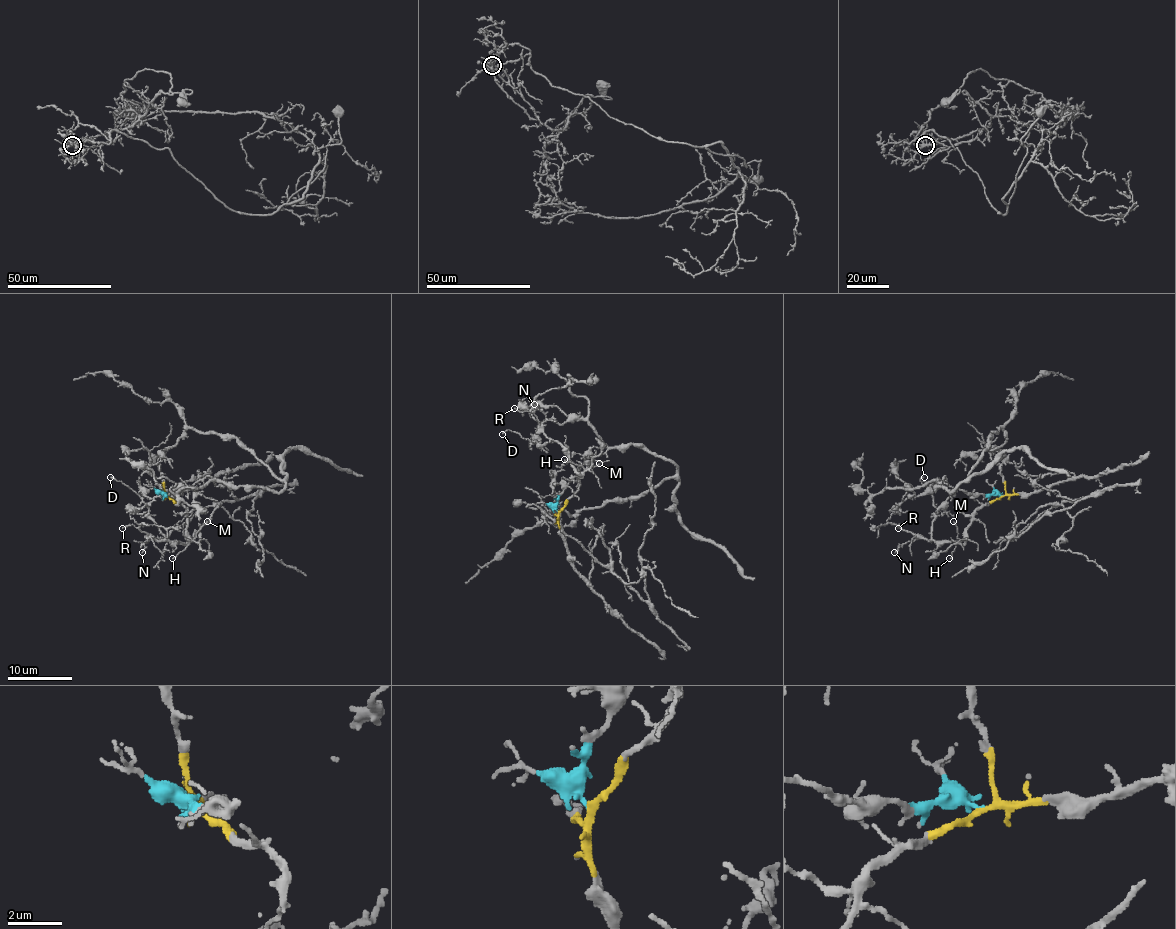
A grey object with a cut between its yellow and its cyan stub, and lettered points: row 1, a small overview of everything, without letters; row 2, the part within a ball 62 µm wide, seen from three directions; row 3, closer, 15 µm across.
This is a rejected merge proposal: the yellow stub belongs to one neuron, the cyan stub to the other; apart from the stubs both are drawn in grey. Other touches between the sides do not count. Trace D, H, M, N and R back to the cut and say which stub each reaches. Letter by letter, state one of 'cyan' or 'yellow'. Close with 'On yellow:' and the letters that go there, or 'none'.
D: yellow
H: yellow
M: yellow
N: yellow
R: yellow
On yellow: D, H, M, N, R

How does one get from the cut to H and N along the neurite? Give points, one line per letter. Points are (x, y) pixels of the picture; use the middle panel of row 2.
H: (557, 512), (579, 487), (579, 476), (583, 468), (564, 460)
N: (557, 512), (579, 487), (580, 476), (570, 463), (569, 453), (548, 437), (533, 411), (536, 408), (533, 405)

